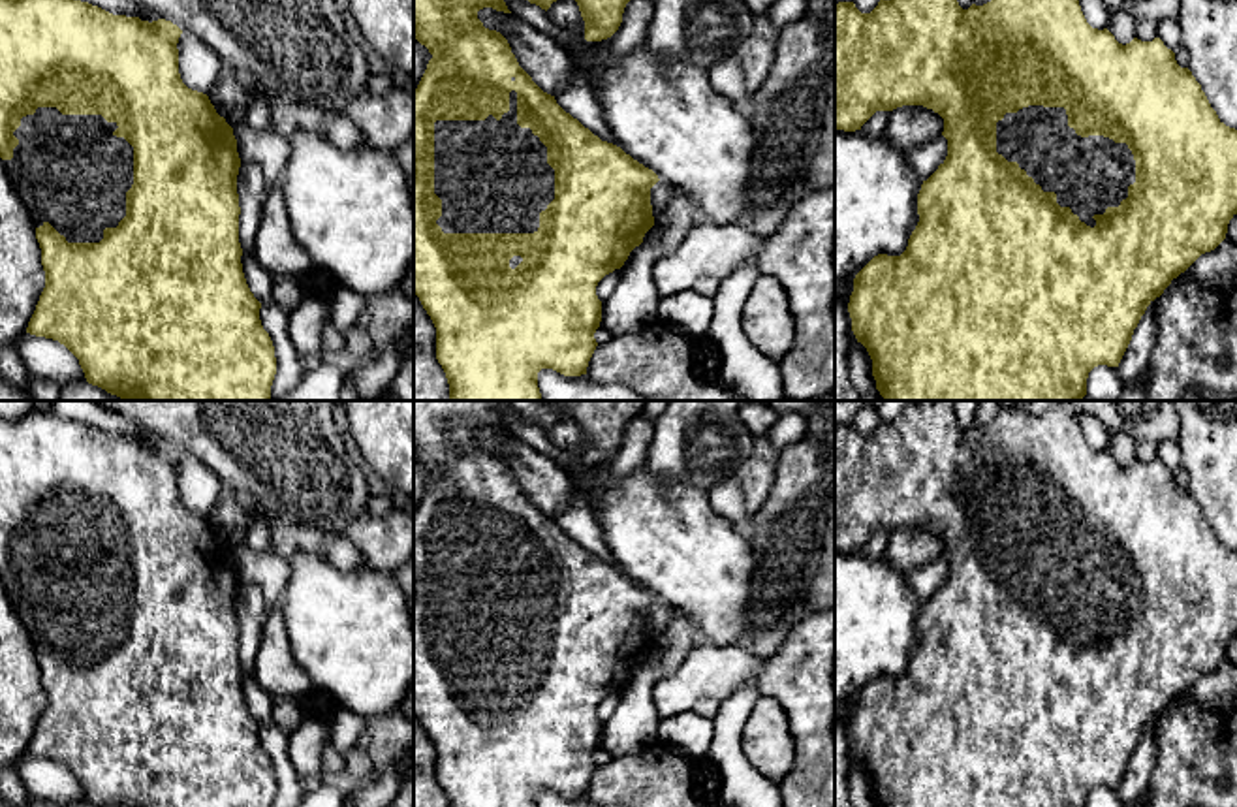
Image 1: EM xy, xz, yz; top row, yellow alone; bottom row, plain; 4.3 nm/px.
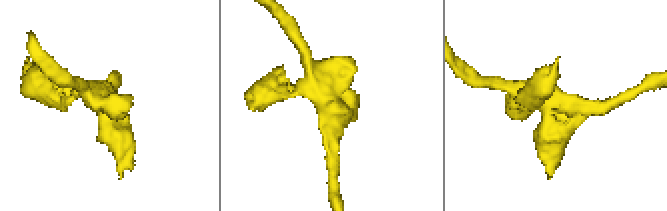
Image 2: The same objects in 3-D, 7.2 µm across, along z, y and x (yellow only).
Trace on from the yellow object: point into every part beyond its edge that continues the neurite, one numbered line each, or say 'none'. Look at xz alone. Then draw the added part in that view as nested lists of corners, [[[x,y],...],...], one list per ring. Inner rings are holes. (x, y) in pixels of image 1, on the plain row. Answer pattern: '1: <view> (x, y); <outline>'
1: xz (493, 599); [[[509,514],[509,532],[496,542],[434,544],[434,615],[442,621],[436,645],[444,655],[534,655],[540,634],[555,621],[555,591],[547,585],[547,568],[530,549],[517,546],[517,514]]]

